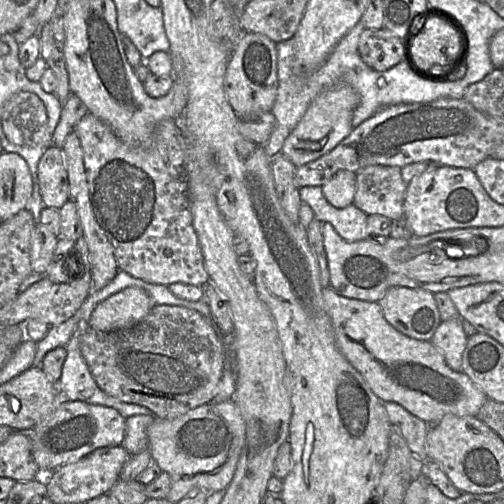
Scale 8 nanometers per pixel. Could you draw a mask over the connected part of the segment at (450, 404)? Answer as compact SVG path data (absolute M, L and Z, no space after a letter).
M330 286L324 287L322 296L330 316L335 343L340 353L364 377L372 392L383 402L401 405L428 425L435 424L446 415L477 417L487 396L461 370L452 370L444 356L431 341L410 338L392 327L384 318L378 302L347 298Z

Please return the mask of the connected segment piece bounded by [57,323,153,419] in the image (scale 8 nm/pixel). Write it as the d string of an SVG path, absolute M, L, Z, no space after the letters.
M89 323L78 327L66 345L67 357L57 382L59 392L63 392L69 401L81 401L113 408L125 419L133 415L153 414L150 409L144 406L121 402L109 396L96 384L81 354L79 345L79 338L88 327Z

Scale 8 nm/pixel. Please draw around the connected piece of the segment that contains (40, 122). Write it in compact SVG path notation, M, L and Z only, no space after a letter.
M18 92L8 100L2 114L2 128L6 137L18 146L53 145L45 105L32 92Z

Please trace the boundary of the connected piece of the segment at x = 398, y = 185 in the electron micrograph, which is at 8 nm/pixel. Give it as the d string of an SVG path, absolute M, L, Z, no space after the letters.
M383 165L368 166L356 173L356 191L353 205L367 215L382 215L390 220L404 216L404 197L407 188L401 177L401 168Z

